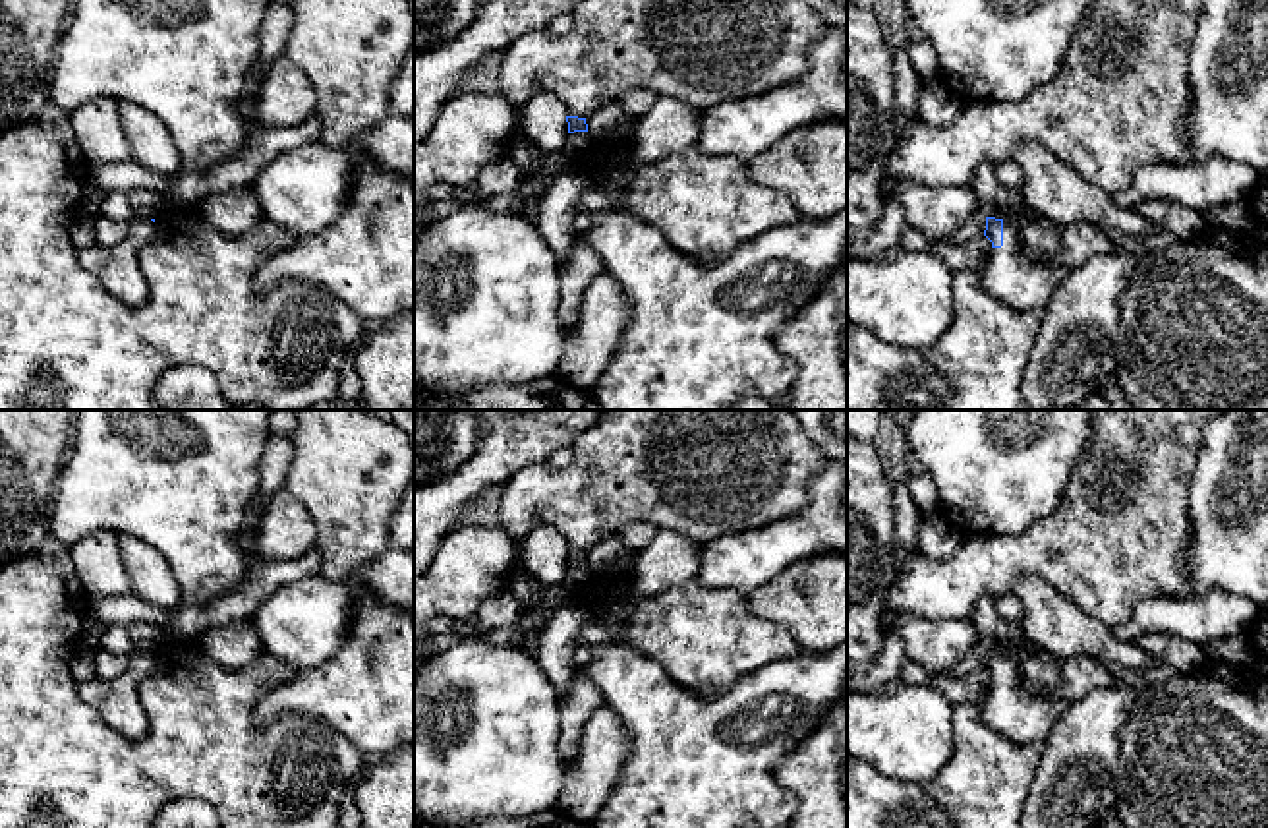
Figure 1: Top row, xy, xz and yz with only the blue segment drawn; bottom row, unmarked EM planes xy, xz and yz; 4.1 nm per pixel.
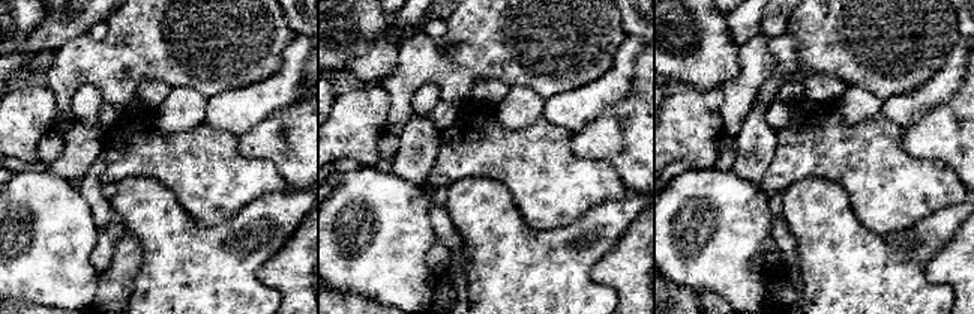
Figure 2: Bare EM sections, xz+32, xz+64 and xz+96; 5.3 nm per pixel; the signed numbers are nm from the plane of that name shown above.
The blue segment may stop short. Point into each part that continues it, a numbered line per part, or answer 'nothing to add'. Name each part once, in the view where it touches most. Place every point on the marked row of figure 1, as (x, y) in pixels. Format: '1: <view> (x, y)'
1: yz (1025, 283)

